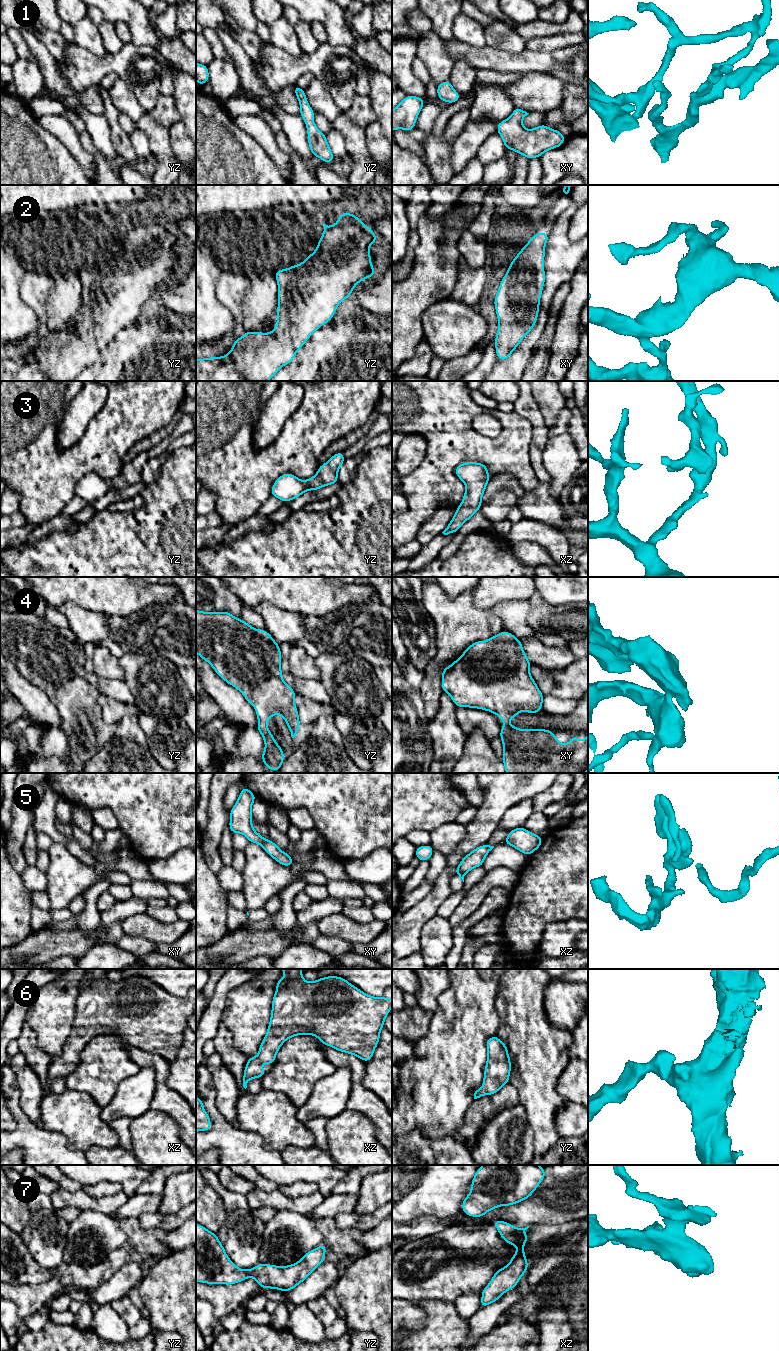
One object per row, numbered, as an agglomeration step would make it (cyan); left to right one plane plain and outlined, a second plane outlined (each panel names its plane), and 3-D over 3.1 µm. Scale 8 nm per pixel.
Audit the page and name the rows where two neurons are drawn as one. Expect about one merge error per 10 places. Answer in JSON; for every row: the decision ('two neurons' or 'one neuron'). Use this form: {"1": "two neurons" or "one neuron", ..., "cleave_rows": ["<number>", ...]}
{"1": "one neuron", "2": "one neuron", "3": "one neuron", "4": "one neuron", "5": "one neuron", "6": "one neuron", "7": "one neuron", "cleave_rows": []}

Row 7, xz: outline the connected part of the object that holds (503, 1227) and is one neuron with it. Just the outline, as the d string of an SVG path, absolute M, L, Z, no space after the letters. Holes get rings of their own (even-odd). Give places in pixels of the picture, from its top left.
M494 1220L492 1225L498 1229L499 1234L506 1243L517 1246L517 1252L513 1254L506 1267L499 1268L496 1271L492 1280L482 1290L480 1308L492 1304L500 1299L506 1291L516 1287L529 1265L524 1253L524 1244L528 1240L528 1235L524 1231L529 1226L517 1228L502 1220Z

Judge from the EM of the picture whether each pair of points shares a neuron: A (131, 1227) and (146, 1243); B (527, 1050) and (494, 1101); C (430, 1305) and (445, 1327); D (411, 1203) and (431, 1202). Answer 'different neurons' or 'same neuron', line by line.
A: same neuron
B: different neurons
C: same neuron
D: same neuron

